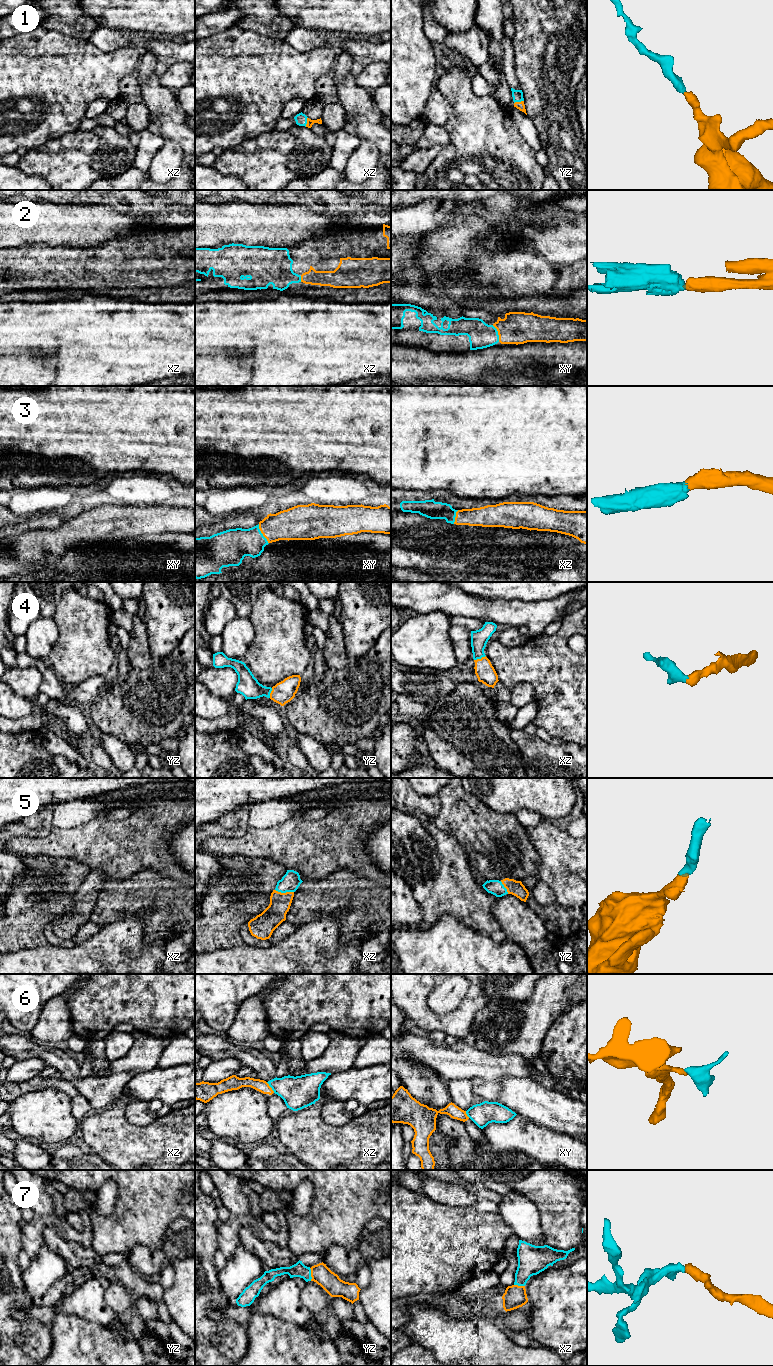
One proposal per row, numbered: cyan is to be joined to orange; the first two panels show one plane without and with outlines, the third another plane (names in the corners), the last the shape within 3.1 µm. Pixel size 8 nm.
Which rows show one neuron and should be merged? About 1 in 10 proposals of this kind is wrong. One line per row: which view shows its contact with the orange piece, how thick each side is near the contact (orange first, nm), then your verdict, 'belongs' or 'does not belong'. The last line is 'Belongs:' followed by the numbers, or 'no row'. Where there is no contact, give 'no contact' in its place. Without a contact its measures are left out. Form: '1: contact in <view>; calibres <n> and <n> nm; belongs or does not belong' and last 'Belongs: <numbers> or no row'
1: contact in yz; calibres 60 and 90 nm; belongs
2: contact in xy; calibres 260 and 200 nm; belongs
3: contact in xy; calibres 260 and 260 nm; belongs
4: contact in xz; calibres 160 and 140 nm; belongs
5: contact in xz; calibres 170 and 150 nm; belongs
6: contact in xz; calibres 100 and 260 nm; does not belong
7: contact in yz; calibres 160 and 110 nm; belongs
Belongs: 1, 2, 3, 4, 5, 7

